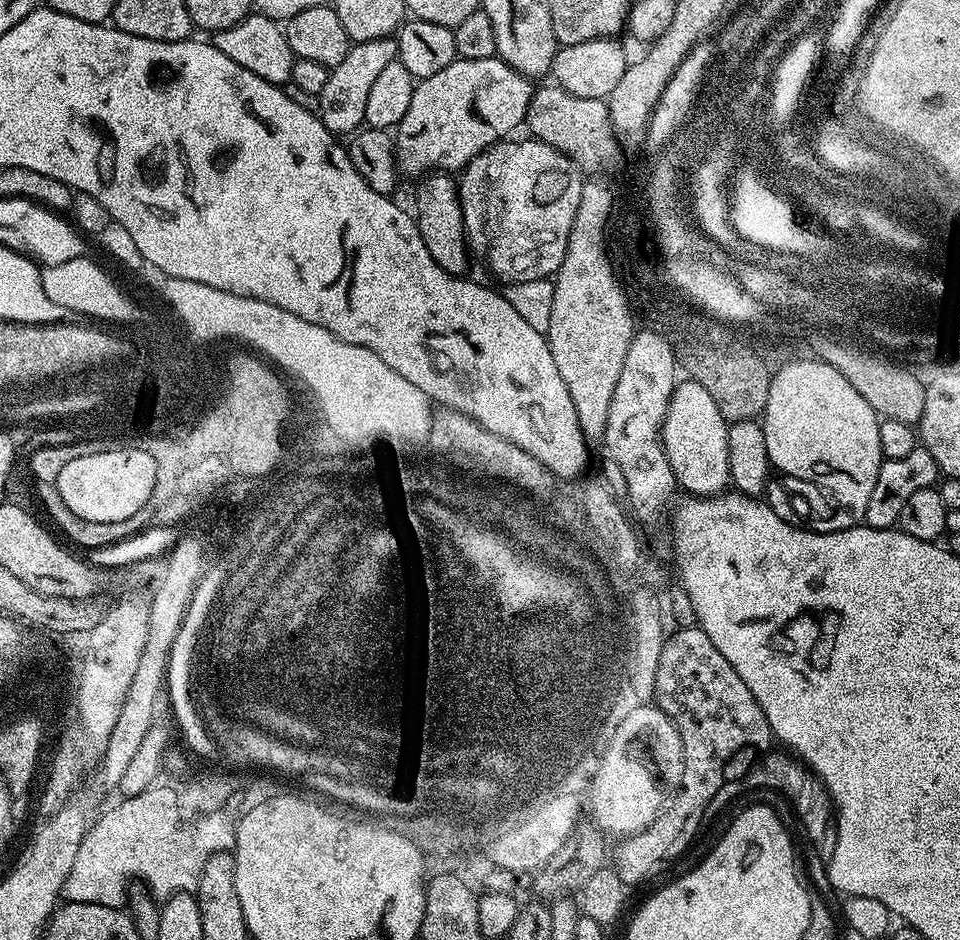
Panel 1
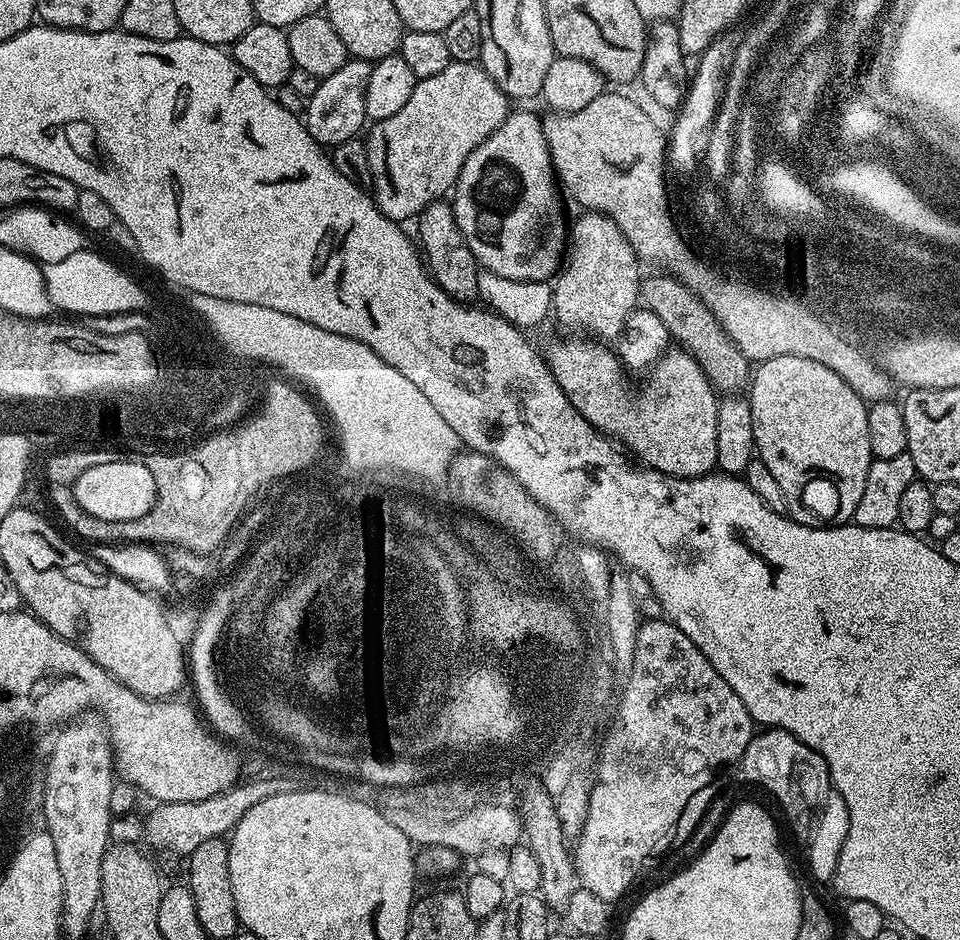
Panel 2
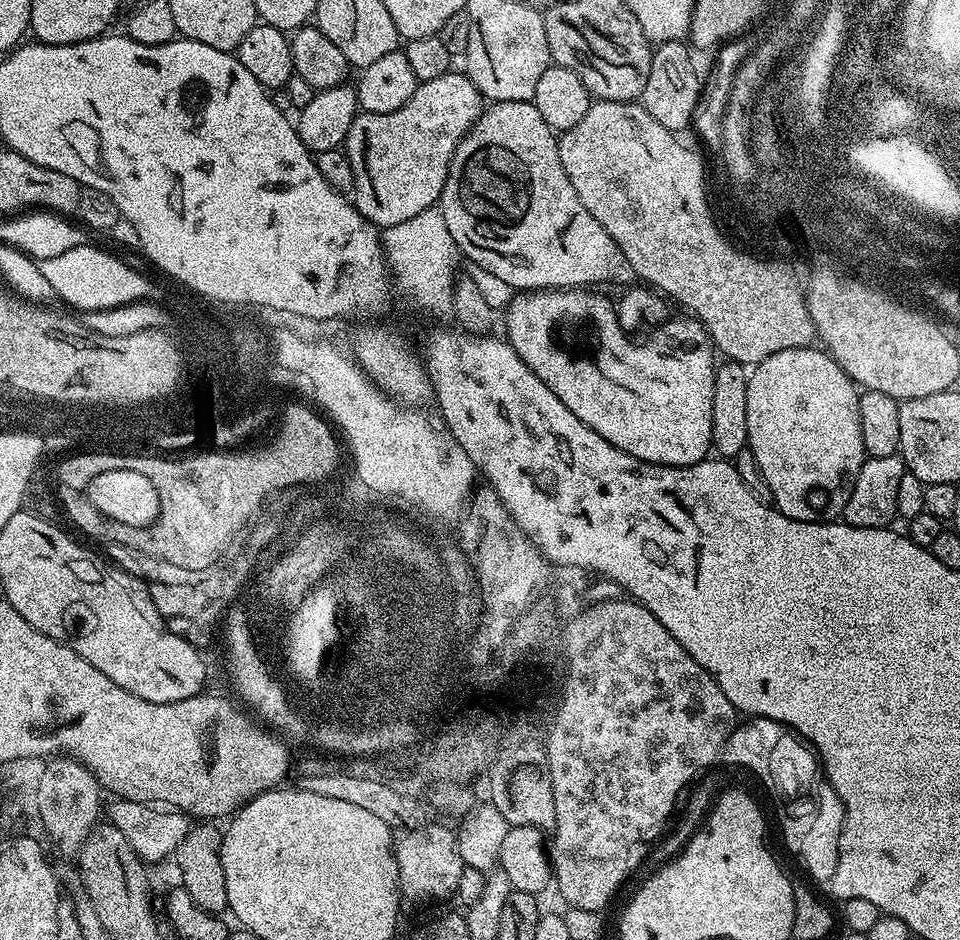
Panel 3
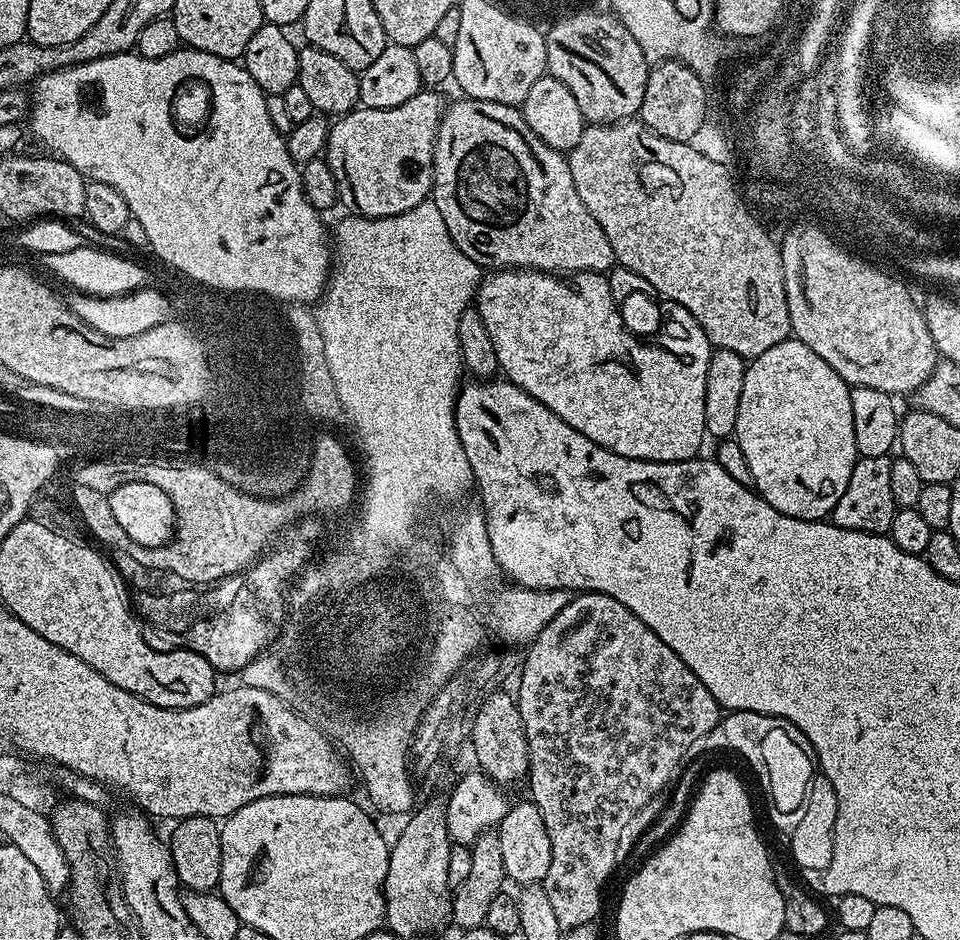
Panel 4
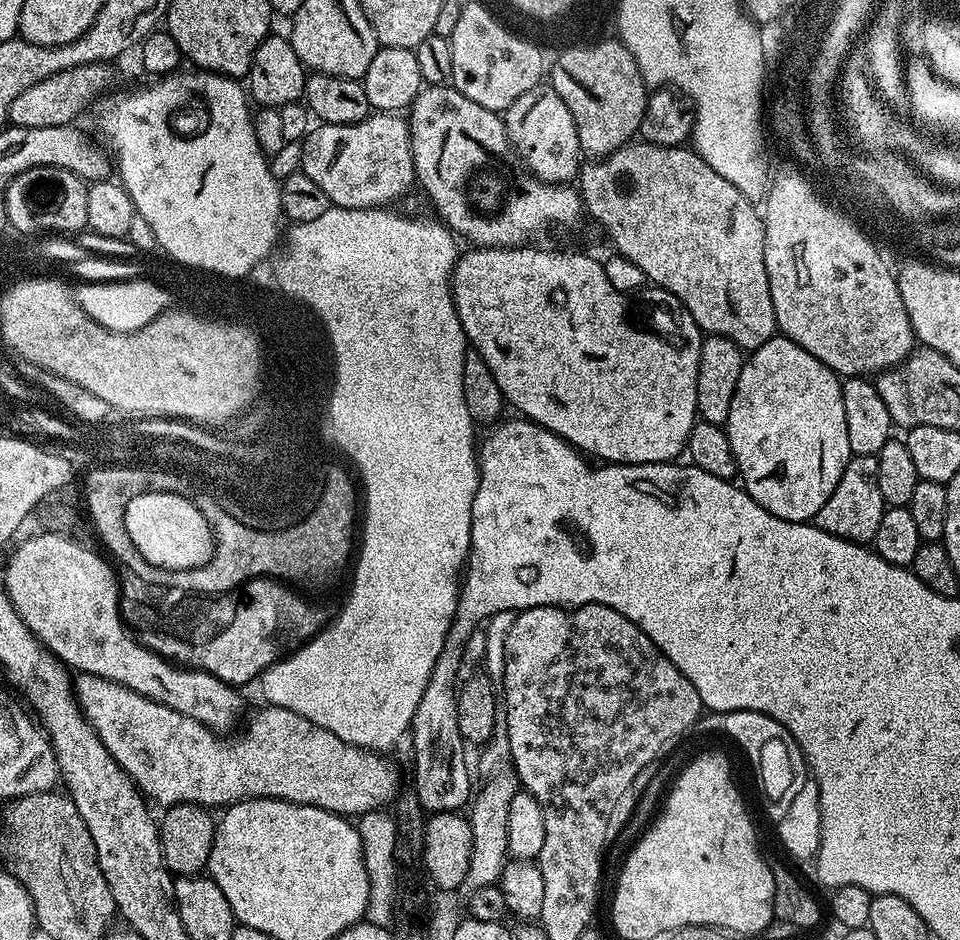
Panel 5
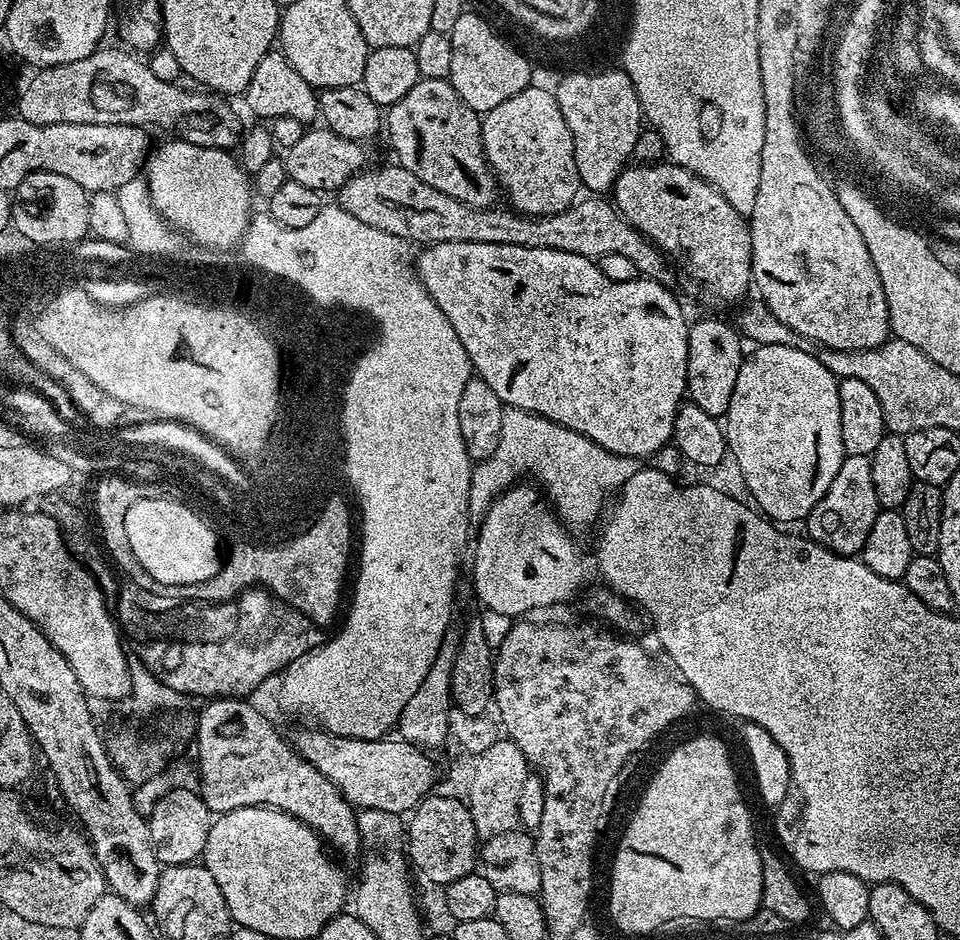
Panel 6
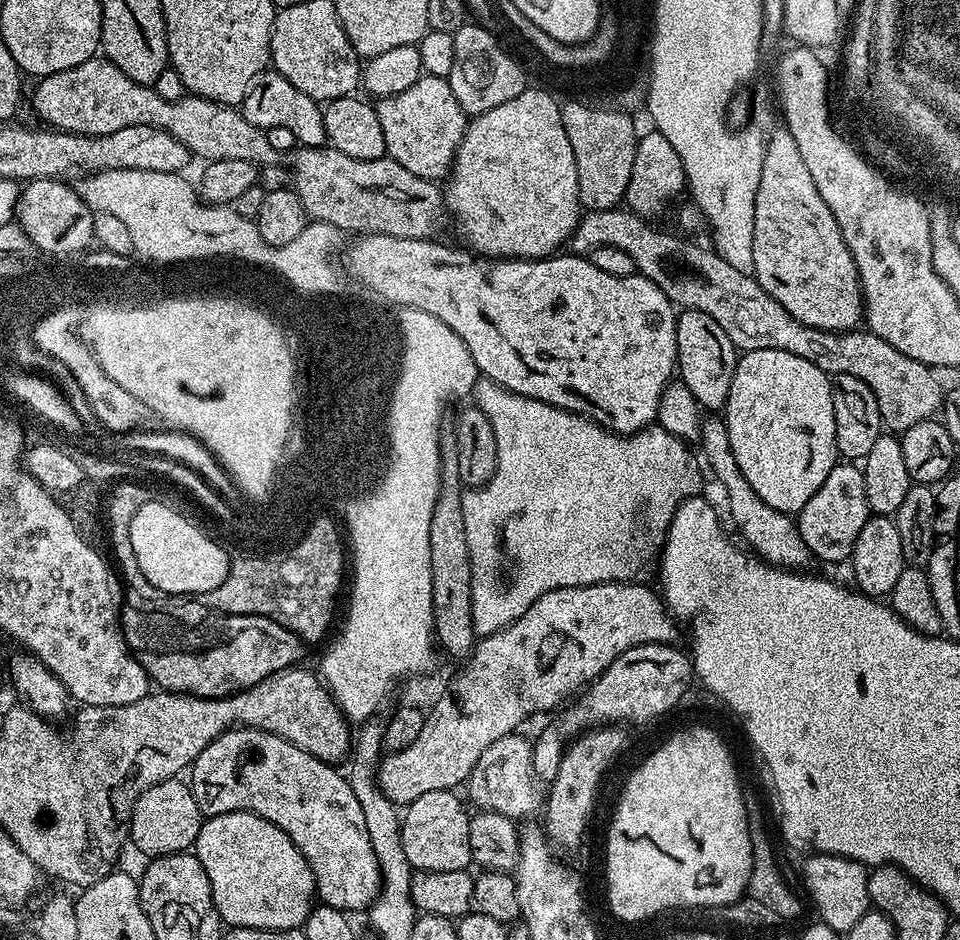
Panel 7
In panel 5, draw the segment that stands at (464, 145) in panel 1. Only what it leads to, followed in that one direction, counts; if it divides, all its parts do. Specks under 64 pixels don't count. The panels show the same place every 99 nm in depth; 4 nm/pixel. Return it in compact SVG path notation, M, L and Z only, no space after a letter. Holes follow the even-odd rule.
M371 113L360 123L313 127L301 141L301 171L325 191L333 207L387 207L415 183L412 139L407 121L395 113Z

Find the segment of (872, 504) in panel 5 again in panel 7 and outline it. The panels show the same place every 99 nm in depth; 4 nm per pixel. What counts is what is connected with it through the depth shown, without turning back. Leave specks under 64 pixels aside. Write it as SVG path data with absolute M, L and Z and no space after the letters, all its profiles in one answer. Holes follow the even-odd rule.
M838 462L830 474L826 474L826 482L818 486L814 498L798 513L802 542L816 560L825 560L828 564L851 561L854 542L858 542L858 534L862 534L862 526L866 526L869 515L863 467L852 462Z

